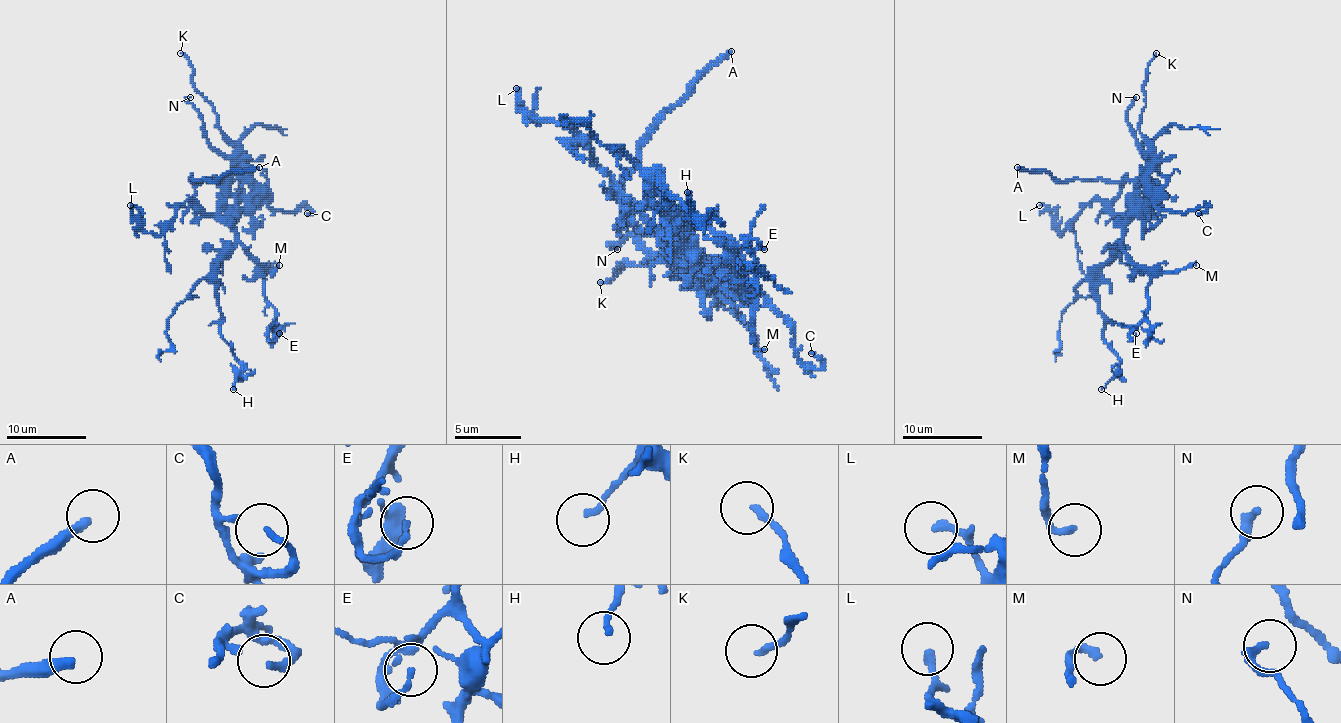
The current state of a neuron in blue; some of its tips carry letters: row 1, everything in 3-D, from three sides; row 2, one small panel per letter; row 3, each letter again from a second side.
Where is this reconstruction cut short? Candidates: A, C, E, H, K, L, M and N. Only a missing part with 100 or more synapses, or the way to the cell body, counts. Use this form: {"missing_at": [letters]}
{"missing_at": ["A"]}

